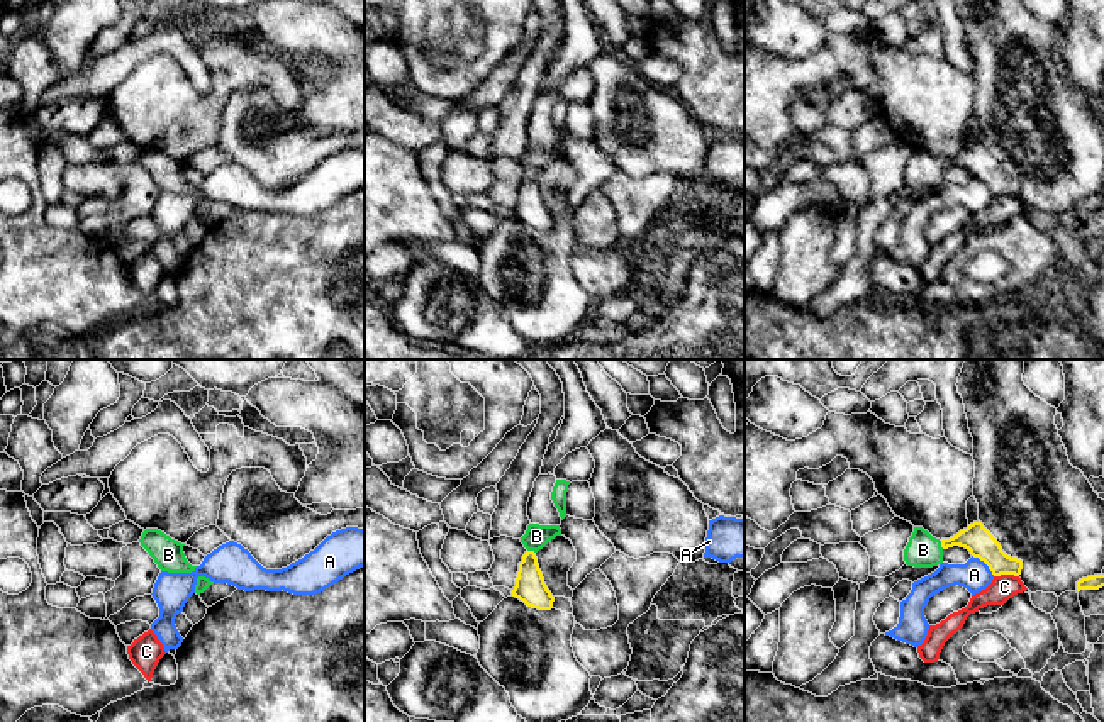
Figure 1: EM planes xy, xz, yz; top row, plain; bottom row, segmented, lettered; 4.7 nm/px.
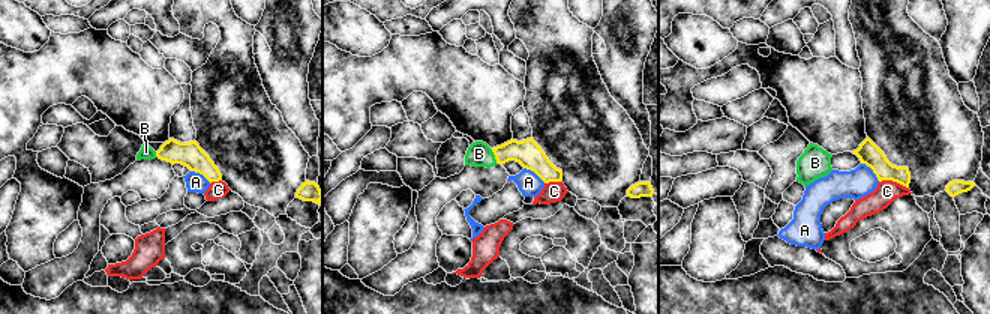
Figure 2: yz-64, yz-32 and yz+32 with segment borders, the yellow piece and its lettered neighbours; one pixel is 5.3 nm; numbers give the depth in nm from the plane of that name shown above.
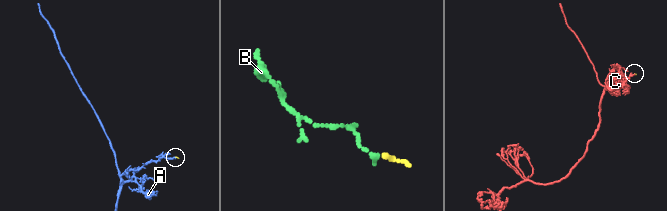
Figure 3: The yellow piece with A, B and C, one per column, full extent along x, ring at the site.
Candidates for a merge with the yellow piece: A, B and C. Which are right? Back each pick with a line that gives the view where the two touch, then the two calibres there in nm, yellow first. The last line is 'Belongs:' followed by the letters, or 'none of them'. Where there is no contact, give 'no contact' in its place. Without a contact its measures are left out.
B: contact in xz; calibres 140 and 120 nm
Belongs: B

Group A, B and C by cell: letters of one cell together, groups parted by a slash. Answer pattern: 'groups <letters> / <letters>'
groups A / B / C

